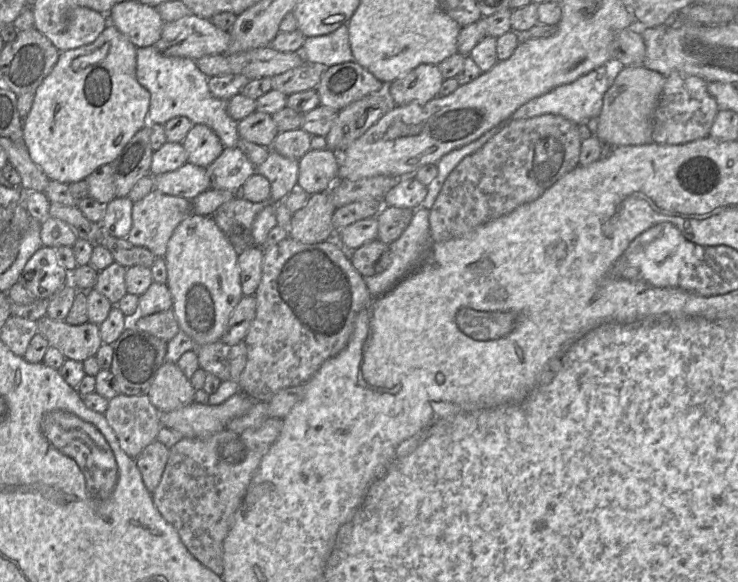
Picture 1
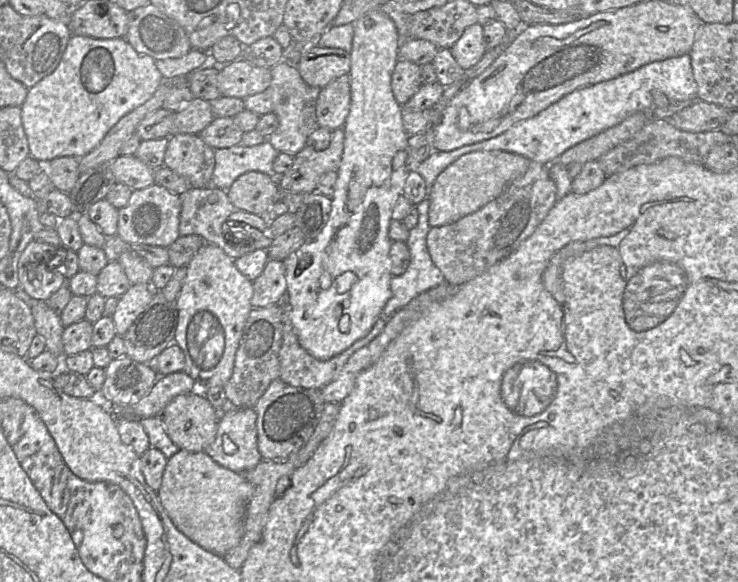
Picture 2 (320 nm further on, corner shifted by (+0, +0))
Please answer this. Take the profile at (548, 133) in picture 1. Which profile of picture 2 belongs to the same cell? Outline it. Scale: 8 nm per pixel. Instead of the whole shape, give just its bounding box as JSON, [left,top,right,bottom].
[426,161,557,285]

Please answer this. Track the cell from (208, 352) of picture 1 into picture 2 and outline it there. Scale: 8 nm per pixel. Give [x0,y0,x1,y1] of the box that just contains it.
[223,300,286,408]

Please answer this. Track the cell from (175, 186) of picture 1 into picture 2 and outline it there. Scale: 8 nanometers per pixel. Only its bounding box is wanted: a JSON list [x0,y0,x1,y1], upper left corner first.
[109,155,154,190]

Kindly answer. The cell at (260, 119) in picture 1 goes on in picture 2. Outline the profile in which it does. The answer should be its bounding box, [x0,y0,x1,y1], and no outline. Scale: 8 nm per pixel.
[199,117,244,149]

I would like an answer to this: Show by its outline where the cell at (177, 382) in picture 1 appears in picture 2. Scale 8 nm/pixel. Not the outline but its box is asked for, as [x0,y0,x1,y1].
[161,390,219,452]

